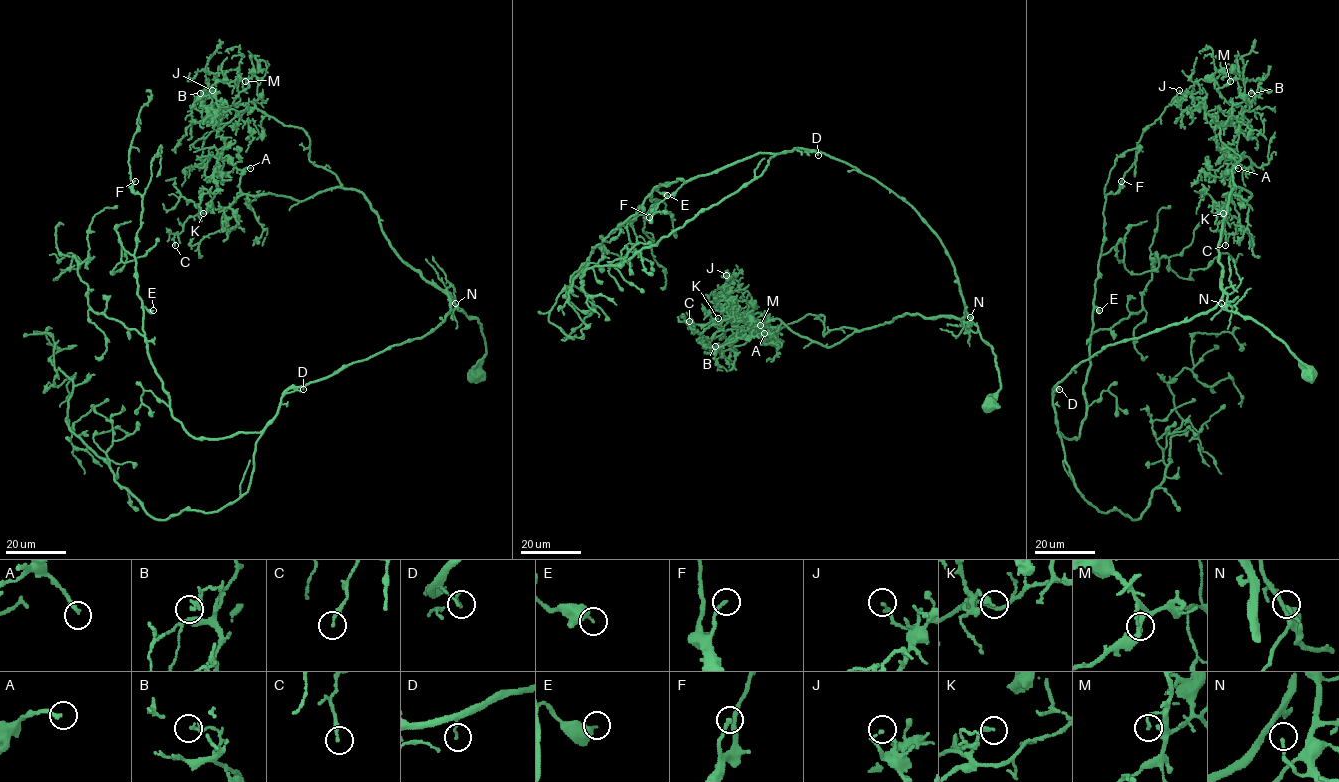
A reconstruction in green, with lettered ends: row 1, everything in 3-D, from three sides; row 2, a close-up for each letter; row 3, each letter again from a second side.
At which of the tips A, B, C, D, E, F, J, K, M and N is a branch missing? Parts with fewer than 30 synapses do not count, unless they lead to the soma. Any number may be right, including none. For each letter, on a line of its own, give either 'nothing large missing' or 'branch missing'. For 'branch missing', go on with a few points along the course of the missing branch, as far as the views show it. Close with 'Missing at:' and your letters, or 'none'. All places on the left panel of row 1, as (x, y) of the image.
A: branch missing; missing branch runs (250, 168), (254, 166), (250, 150)
B: nothing large missing
C: nothing large missing
D: nothing large missing
E: nothing large missing
F: nothing large missing
J: nothing large missing
K: nothing large missing
M: nothing large missing
N: nothing large missing
Missing at: A

